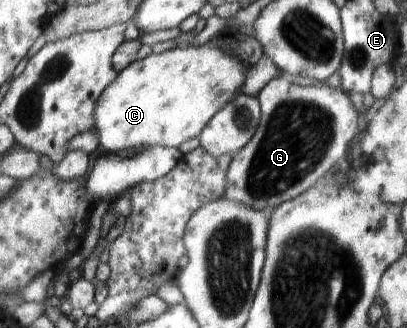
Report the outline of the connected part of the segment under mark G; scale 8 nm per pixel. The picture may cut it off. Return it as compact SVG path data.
M285 73L269 81L258 93L258 97L262 111L260 125L249 145L232 156L224 197L263 212L267 218L281 204L307 192L321 176L333 169L337 161L347 159L347 149L355 135L359 135L359 115L349 97L339 87L333 88L326 82L311 85L299 83Z

